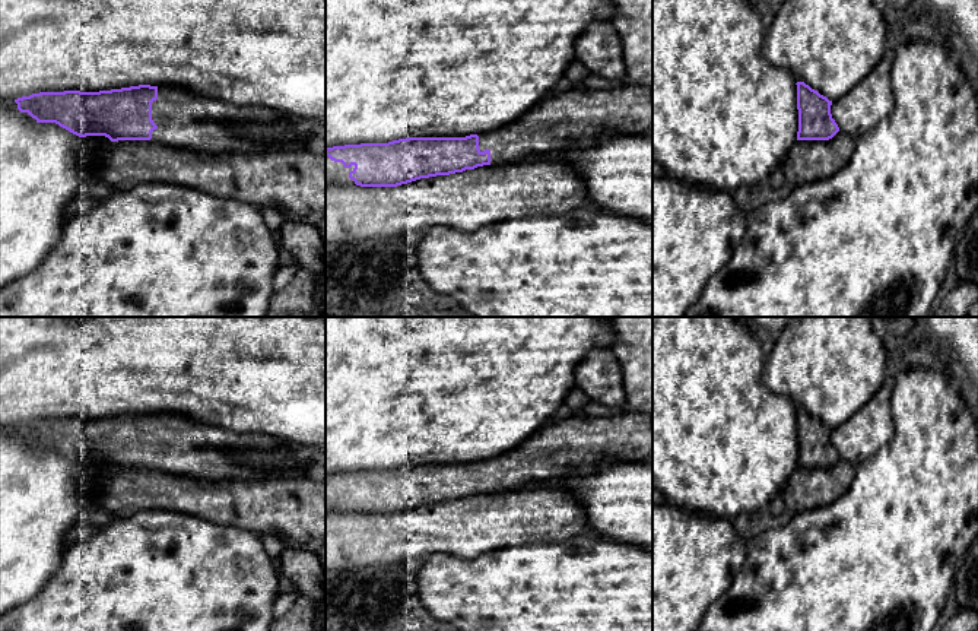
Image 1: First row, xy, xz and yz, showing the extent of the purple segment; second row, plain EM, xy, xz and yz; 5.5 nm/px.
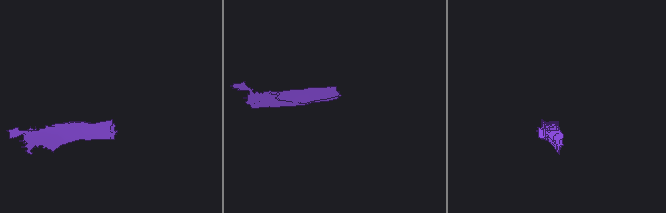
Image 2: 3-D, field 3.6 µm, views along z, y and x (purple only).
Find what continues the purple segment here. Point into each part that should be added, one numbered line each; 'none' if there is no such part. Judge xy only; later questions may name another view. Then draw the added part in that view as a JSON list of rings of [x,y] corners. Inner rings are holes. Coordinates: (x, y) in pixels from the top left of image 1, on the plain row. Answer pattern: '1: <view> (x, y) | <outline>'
1: xy (186, 447) | [[[165,412],[158,413],[158,427],[152,429],[152,447],[158,456],[150,467],[203,481],[298,476],[295,469],[269,472],[251,464],[242,454],[245,450],[269,453],[279,444],[276,438],[258,432],[238,434]]]

